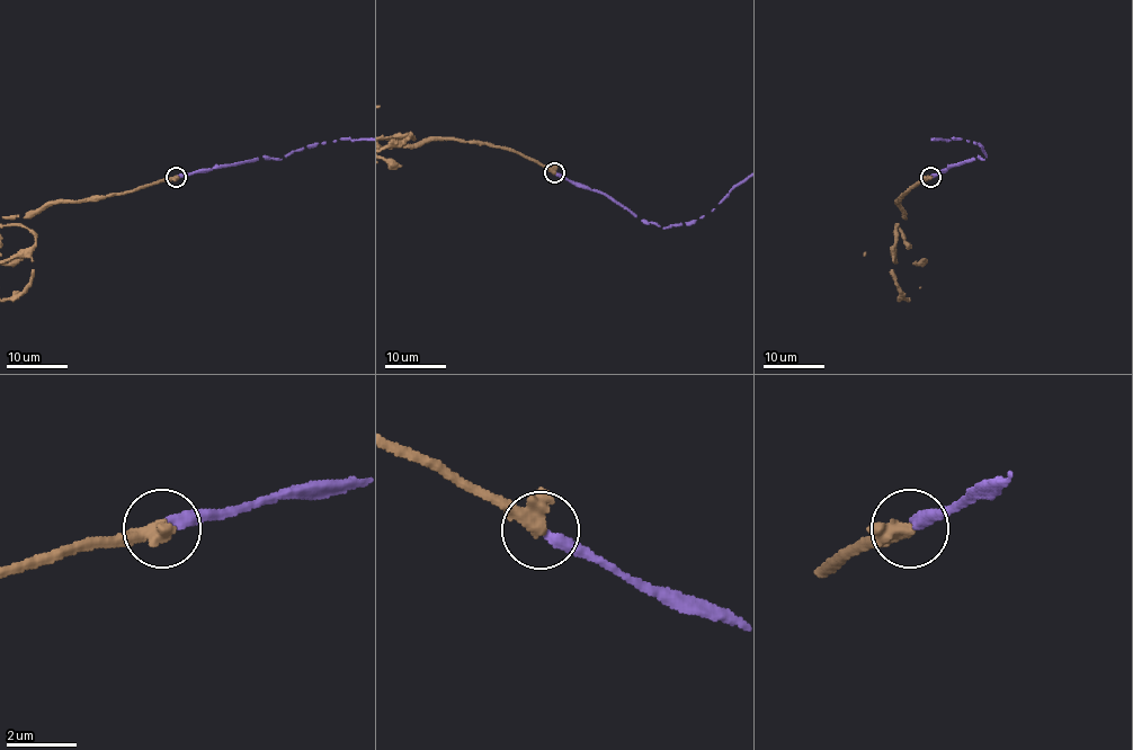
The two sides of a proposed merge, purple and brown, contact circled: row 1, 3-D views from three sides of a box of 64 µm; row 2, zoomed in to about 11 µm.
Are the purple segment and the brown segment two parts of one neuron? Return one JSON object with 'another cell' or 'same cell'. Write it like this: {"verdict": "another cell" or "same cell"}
{"verdict": "same cell"}

